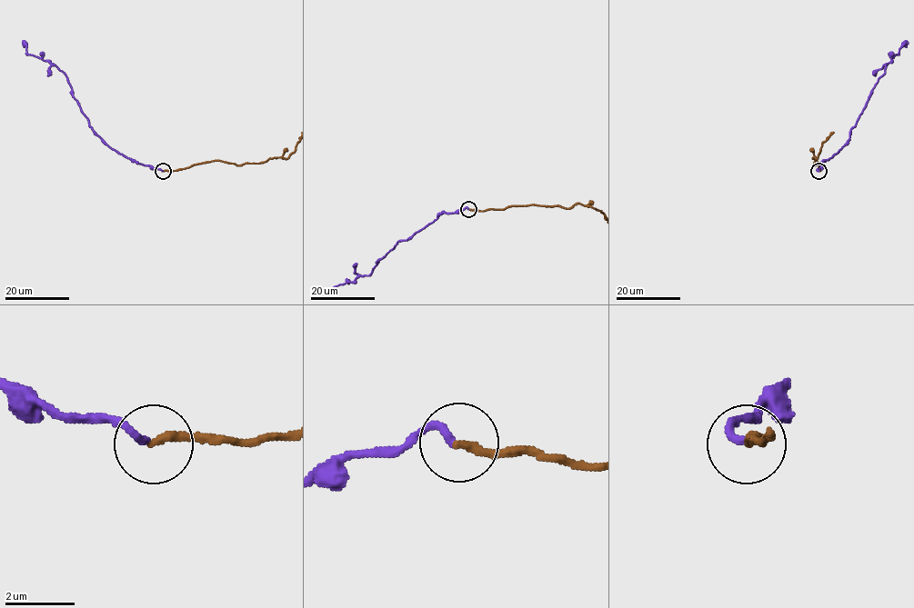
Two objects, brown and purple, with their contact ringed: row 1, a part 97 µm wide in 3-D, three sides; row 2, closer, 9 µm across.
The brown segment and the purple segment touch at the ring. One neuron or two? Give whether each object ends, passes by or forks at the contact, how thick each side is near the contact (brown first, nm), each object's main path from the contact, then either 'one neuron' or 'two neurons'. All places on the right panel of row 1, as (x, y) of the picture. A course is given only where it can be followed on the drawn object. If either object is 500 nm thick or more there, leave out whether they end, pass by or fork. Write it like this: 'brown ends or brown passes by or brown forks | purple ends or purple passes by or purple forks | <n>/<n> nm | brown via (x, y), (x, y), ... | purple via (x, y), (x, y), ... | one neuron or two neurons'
brown ends | purple ends | 240/200 nm | purple via (818, 171), (822, 163), (849, 139), (849, 132), (870, 91), (884, 73), (885, 65), (906, 40) | two neurons

